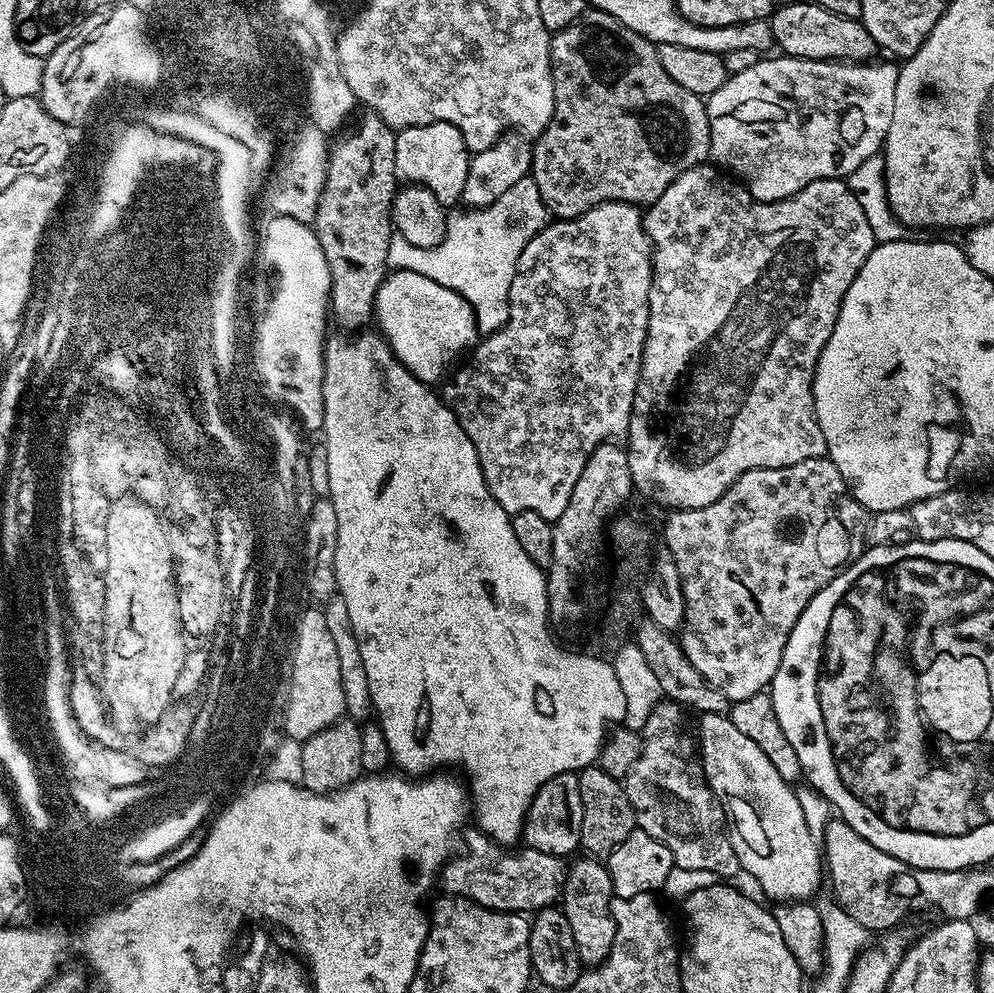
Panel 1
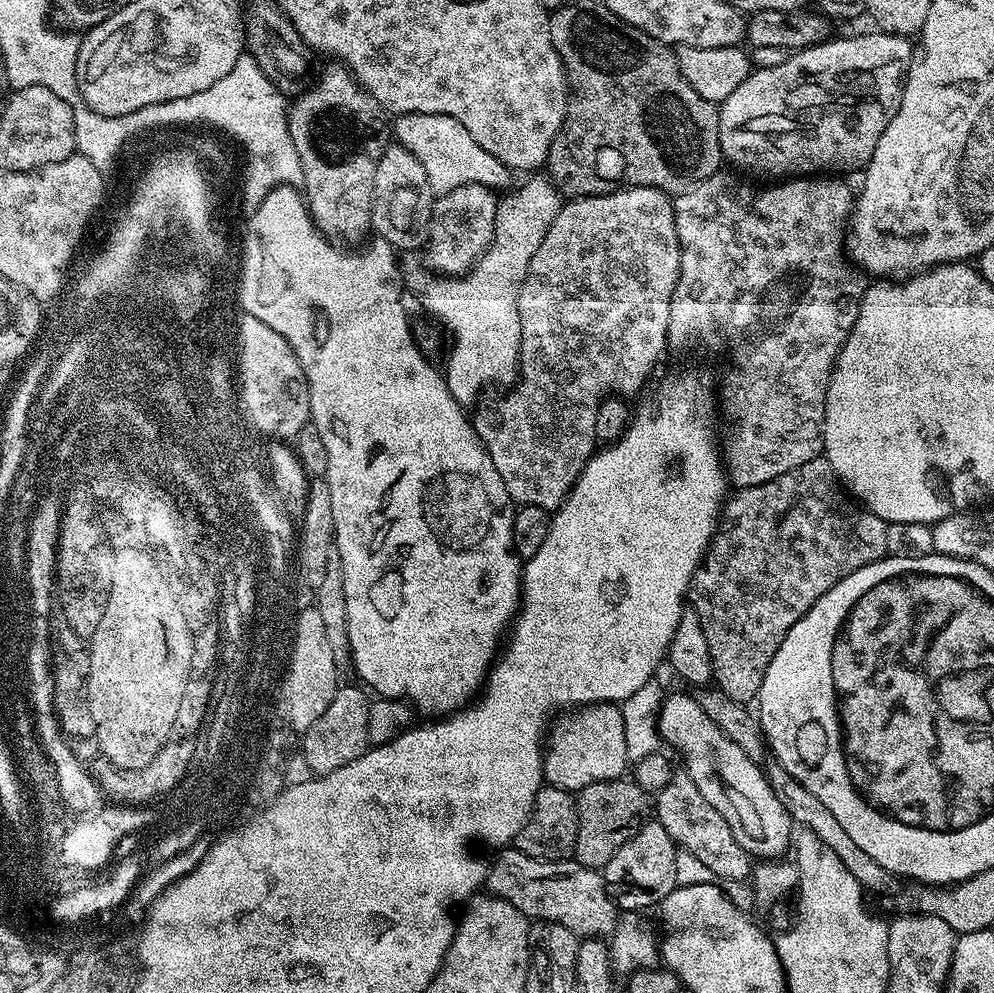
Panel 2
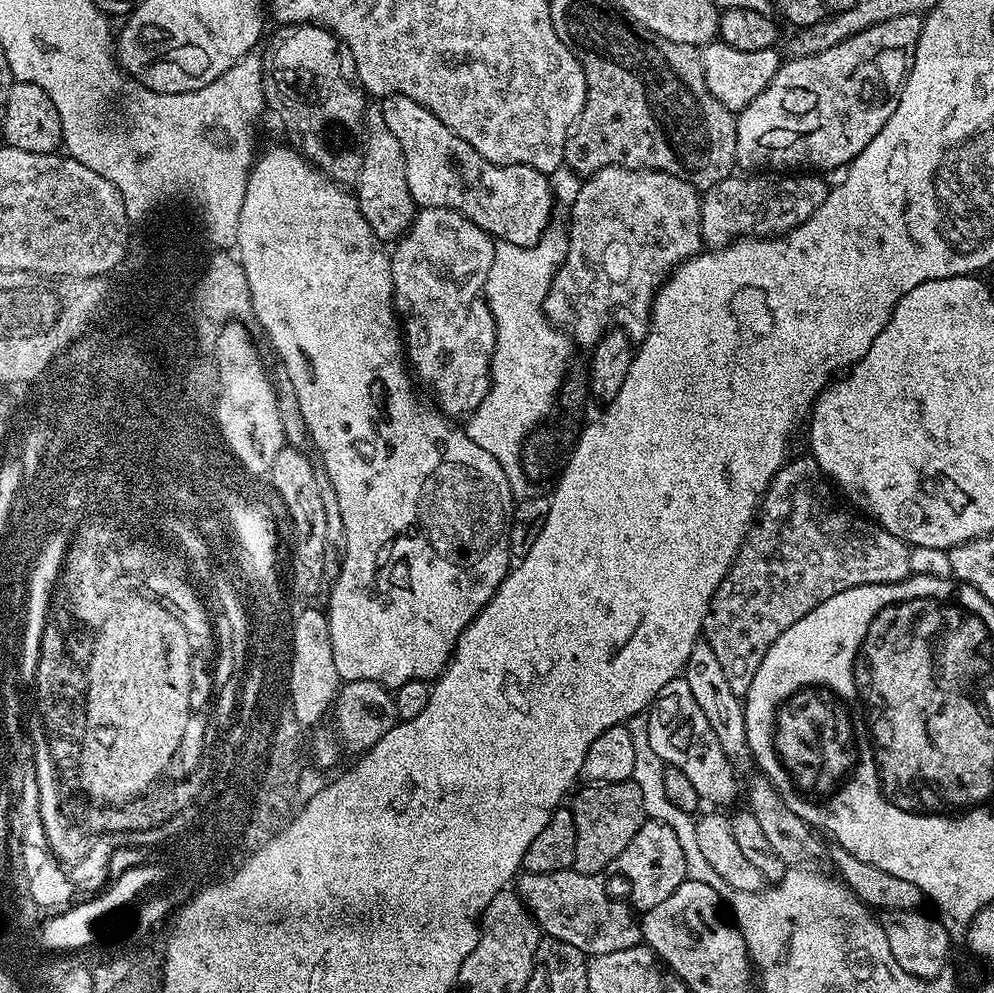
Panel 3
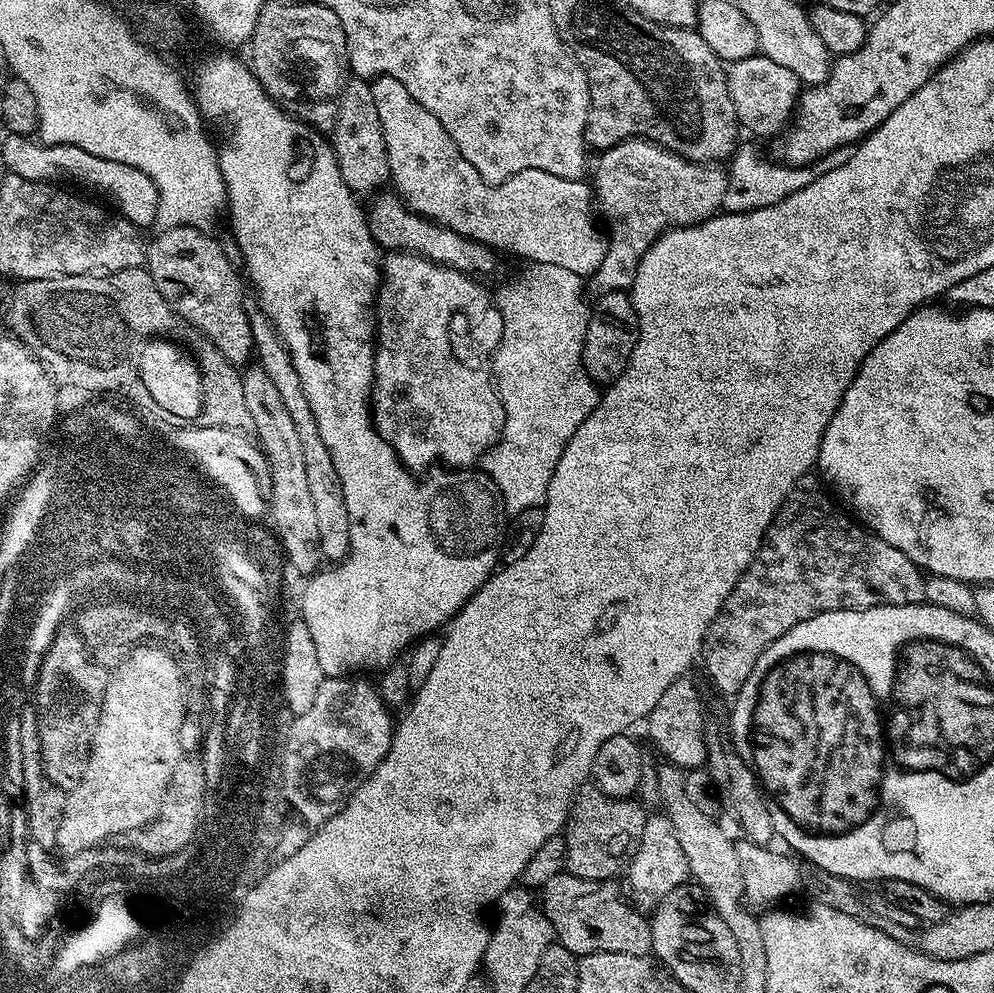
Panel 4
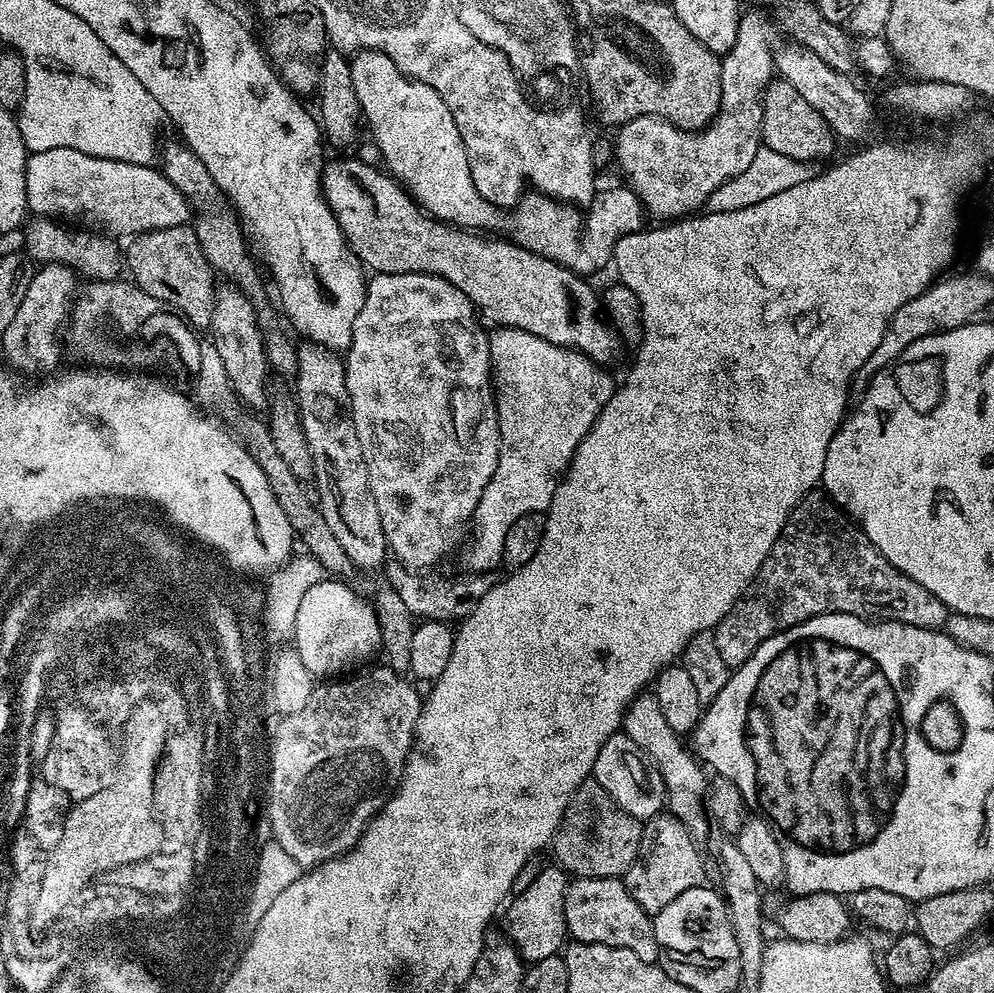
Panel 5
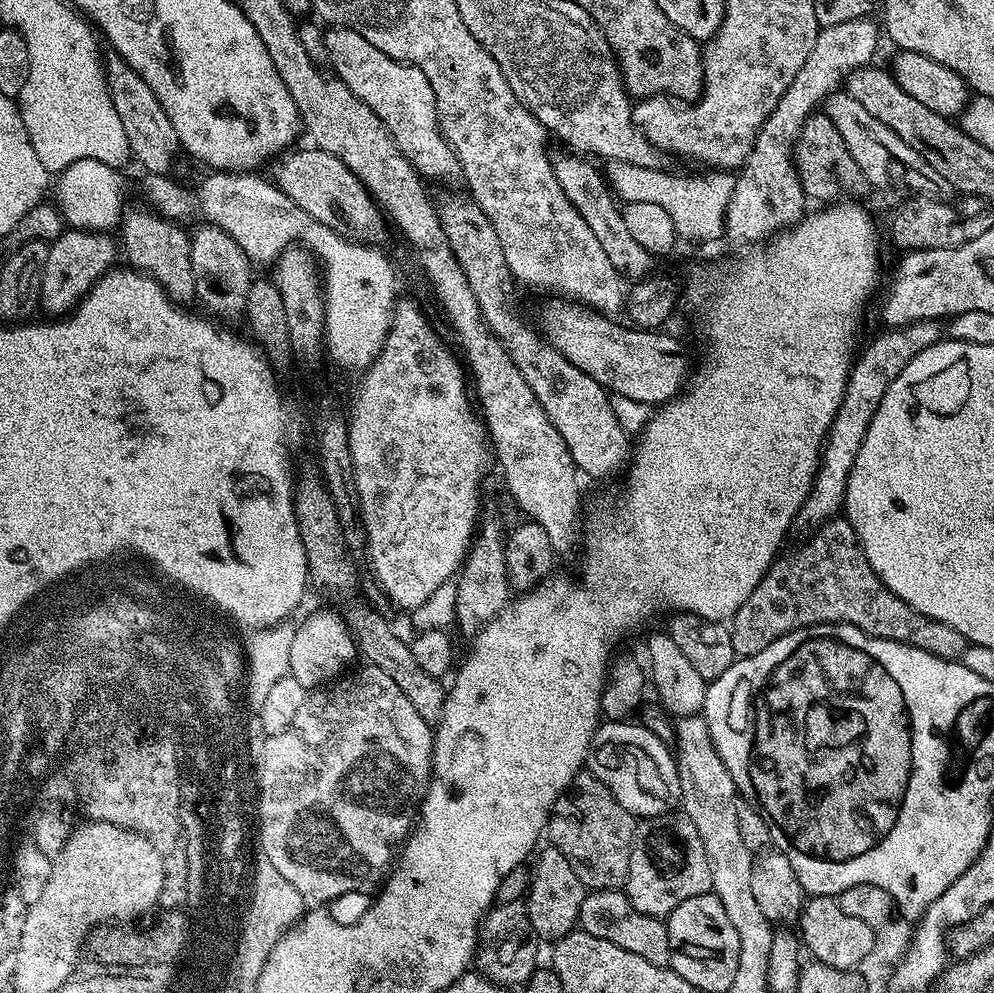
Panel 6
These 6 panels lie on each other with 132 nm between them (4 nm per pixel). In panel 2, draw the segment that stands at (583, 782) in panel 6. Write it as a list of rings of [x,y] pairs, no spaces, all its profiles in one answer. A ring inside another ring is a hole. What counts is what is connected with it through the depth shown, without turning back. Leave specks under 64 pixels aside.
[[[632,778],[618,780],[599,780],[585,784],[575,793],[578,810],[578,838],[574,859],[582,866],[602,870],[618,846],[630,842],[634,834],[650,816],[650,796]]]

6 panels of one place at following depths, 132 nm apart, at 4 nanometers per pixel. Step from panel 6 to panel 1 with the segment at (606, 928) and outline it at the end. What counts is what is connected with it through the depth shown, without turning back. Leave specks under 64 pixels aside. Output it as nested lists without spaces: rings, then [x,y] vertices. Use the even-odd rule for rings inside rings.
[[[476,830],[468,840],[468,852],[453,855],[438,873],[438,884],[449,896],[461,896],[478,902],[484,908],[499,912],[535,914],[541,908],[551,908],[561,899],[564,890],[566,864],[554,854],[542,854],[525,847],[524,852],[512,852],[511,847],[497,844]]]

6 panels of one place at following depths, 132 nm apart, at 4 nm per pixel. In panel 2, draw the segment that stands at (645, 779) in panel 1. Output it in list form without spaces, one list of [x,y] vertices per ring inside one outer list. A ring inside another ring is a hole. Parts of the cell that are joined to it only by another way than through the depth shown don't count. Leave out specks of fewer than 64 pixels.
[[[677,771],[669,778],[668,785],[654,796],[654,816],[662,826],[666,826],[666,834],[681,849],[694,854],[698,862],[706,865],[706,870],[717,881],[732,880],[731,882],[744,882],[750,876],[750,857],[748,853],[738,846],[732,827],[702,798],[702,790],[694,786],[687,772]]]

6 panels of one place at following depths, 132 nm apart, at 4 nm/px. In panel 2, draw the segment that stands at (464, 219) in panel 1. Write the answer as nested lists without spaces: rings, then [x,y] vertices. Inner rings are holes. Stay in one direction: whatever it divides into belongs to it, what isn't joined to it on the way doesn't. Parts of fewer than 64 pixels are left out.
[[[532,174],[525,180],[528,181],[521,188],[513,187],[507,193],[509,196],[505,200],[503,197],[497,203],[496,229],[491,242],[488,243],[487,251],[481,253],[479,260],[464,275],[455,278],[437,278],[437,275],[424,264],[423,259],[414,252],[405,253],[400,260],[403,287],[409,293],[420,292],[425,306],[452,331],[452,353],[448,356],[448,368],[445,367],[443,373],[445,382],[450,386],[450,394],[454,394],[454,398],[462,406],[469,406],[468,404],[472,403],[475,405],[481,399],[480,391],[487,384],[508,386],[518,376],[522,342],[522,322],[518,318],[520,283],[524,281],[524,275],[530,266],[530,258],[534,258],[534,250],[538,250],[542,238],[546,238],[546,230],[550,230],[550,222],[558,218],[562,207],[561,194],[547,175]]]

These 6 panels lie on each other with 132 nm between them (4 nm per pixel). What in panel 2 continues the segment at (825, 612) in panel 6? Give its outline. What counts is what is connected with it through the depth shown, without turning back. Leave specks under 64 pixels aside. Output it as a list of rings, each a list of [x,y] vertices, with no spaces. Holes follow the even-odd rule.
[[[815,456],[810,462],[802,462],[802,466],[794,466],[794,470],[786,470],[786,474],[778,474],[770,482],[762,482],[758,486],[750,486],[733,491],[727,497],[722,509],[722,515],[718,521],[716,535],[712,538],[712,543],[708,545],[708,551],[704,553],[699,568],[692,576],[690,585],[690,604],[695,608],[698,618],[702,622],[702,630],[706,630],[706,642],[710,646],[710,658],[712,659],[712,679],[715,687],[726,693],[734,702],[745,706],[751,705],[759,697],[760,687],[766,678],[766,670],[778,654],[778,646],[782,646],[782,638],[788,636],[788,632],[842,578],[854,574],[862,566],[870,562],[880,560],[886,554],[886,530],[888,525],[882,518],[878,518],[867,508],[861,506],[845,489],[836,478],[835,470],[830,466],[830,462],[823,456]]]

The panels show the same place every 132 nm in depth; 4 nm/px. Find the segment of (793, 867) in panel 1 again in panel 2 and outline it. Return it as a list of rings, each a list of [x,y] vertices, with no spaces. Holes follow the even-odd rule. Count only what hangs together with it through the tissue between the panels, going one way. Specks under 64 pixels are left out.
[[[676,692],[673,696],[665,695],[659,717],[659,729],[661,741],[667,746],[669,744],[684,759],[683,771],[687,772],[694,786],[702,790],[702,798],[706,798],[706,802],[710,802],[710,806],[714,806],[714,810],[718,810],[718,814],[726,818],[736,836],[738,846],[742,846],[742,850],[748,853],[749,857],[780,858],[785,855],[783,852],[787,848],[789,851],[794,840],[794,825],[782,802],[778,802],[765,771],[750,758],[746,758],[746,753],[743,752],[742,746],[738,746],[738,742],[730,742],[730,738],[726,738],[724,731],[712,721],[710,714],[706,714],[706,710],[698,706],[695,695],[687,696],[684,692]]]

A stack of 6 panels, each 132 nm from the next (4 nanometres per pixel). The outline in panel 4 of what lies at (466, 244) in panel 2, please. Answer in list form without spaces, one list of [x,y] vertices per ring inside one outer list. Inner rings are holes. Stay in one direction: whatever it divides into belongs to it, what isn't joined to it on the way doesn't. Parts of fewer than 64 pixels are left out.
[[[392,250],[383,257],[382,279],[378,285],[378,295],[374,305],[374,343],[376,357],[374,358],[374,387],[370,410],[374,415],[374,424],[381,436],[394,451],[396,456],[409,470],[416,468],[431,469],[441,460],[441,465],[451,466],[456,470],[464,470],[481,459],[485,452],[500,443],[500,436],[504,432],[504,407],[500,401],[500,393],[494,383],[492,370],[492,358],[496,355],[496,349],[500,346],[500,339],[504,333],[504,323],[497,301],[483,288],[479,279],[473,278],[463,272],[456,272],[453,268],[447,268],[441,264],[435,264],[432,260],[426,260],[422,256],[416,256],[412,252]]]

